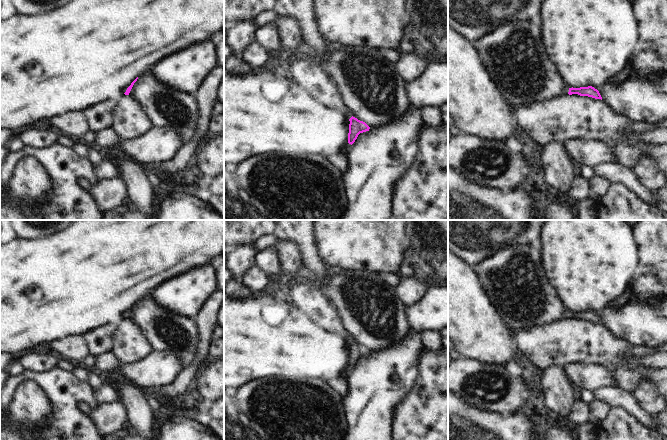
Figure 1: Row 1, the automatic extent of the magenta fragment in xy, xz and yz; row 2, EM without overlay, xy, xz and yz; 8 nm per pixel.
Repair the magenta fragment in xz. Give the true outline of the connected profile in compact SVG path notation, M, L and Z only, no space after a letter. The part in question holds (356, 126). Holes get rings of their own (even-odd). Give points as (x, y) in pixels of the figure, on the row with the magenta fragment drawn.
M300 56L292 57L284 68L291 74L294 82L321 104L337 109L346 116L350 121L349 144L352 145L360 133L369 131L370 127L365 122L352 116L342 100L337 86L313 59Z

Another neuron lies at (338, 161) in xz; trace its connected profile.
M327 155L325 159L341 173L344 173L347 169L347 158L345 155Z

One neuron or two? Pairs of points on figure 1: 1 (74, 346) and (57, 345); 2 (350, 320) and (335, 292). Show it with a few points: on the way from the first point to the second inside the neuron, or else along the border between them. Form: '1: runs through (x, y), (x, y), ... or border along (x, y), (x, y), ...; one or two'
1: runs through (70, 346), (61, 346); one
2: runs through (350, 313), (342, 299); one

